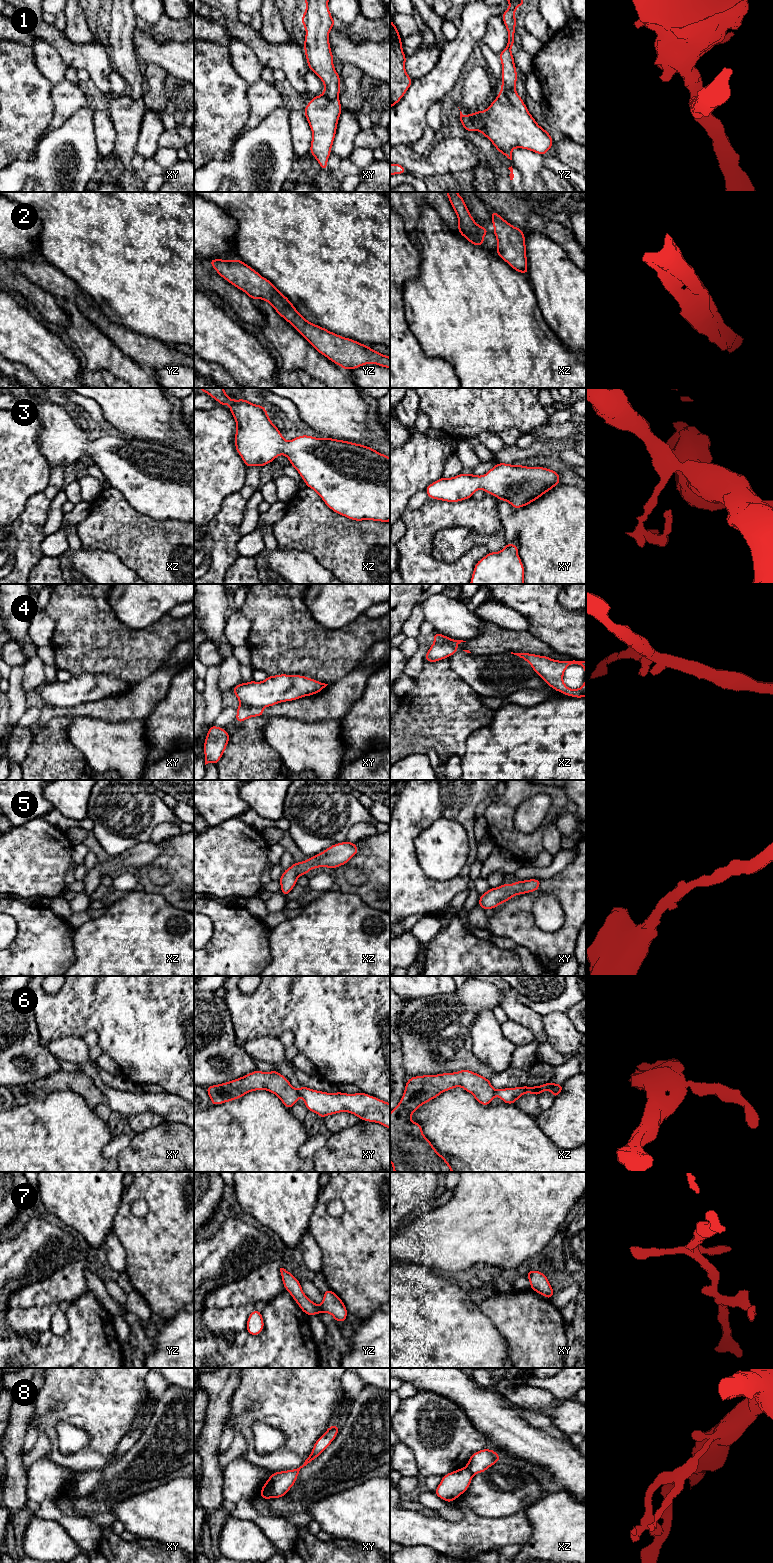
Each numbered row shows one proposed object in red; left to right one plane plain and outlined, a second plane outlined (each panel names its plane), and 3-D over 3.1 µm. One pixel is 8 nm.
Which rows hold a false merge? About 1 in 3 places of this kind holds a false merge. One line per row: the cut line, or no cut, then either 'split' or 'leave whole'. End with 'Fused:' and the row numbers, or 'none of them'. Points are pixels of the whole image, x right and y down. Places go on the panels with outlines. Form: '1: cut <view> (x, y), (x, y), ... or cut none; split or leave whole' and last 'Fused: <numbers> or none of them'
1: cut none; leave whole
2: cut none; leave whole
3: cut none; leave whole
4: cut xz (435, 638), (457, 644); split
5: cut none; leave whole
6: cut xy (296, 1090), (300, 1095); split
7: cut none; leave whole
8: cut xy (270, 1476), (271, 1497); split
Fused: 4, 6, 8

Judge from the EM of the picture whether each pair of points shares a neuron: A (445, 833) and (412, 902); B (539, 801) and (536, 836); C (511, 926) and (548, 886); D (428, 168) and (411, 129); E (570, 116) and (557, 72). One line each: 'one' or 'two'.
A: two
B: two
C: one
D: two
E: one

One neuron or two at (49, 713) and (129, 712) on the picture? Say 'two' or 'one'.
one

